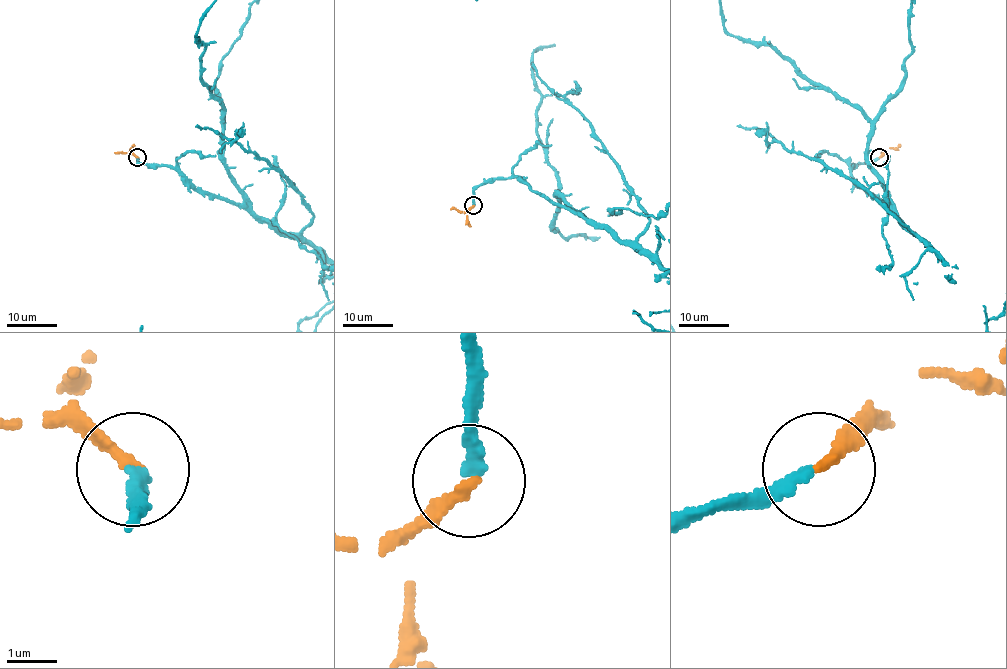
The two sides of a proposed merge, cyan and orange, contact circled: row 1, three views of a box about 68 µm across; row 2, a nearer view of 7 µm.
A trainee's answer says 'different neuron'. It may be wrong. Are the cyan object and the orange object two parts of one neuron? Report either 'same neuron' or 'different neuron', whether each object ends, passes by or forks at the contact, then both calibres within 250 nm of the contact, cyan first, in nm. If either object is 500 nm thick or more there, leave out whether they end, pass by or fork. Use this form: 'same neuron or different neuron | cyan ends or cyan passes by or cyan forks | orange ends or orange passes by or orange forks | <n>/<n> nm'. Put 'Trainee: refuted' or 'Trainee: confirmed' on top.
Trainee: refuted
same neuron | cyan ends | orange ends | 240/240 nm

